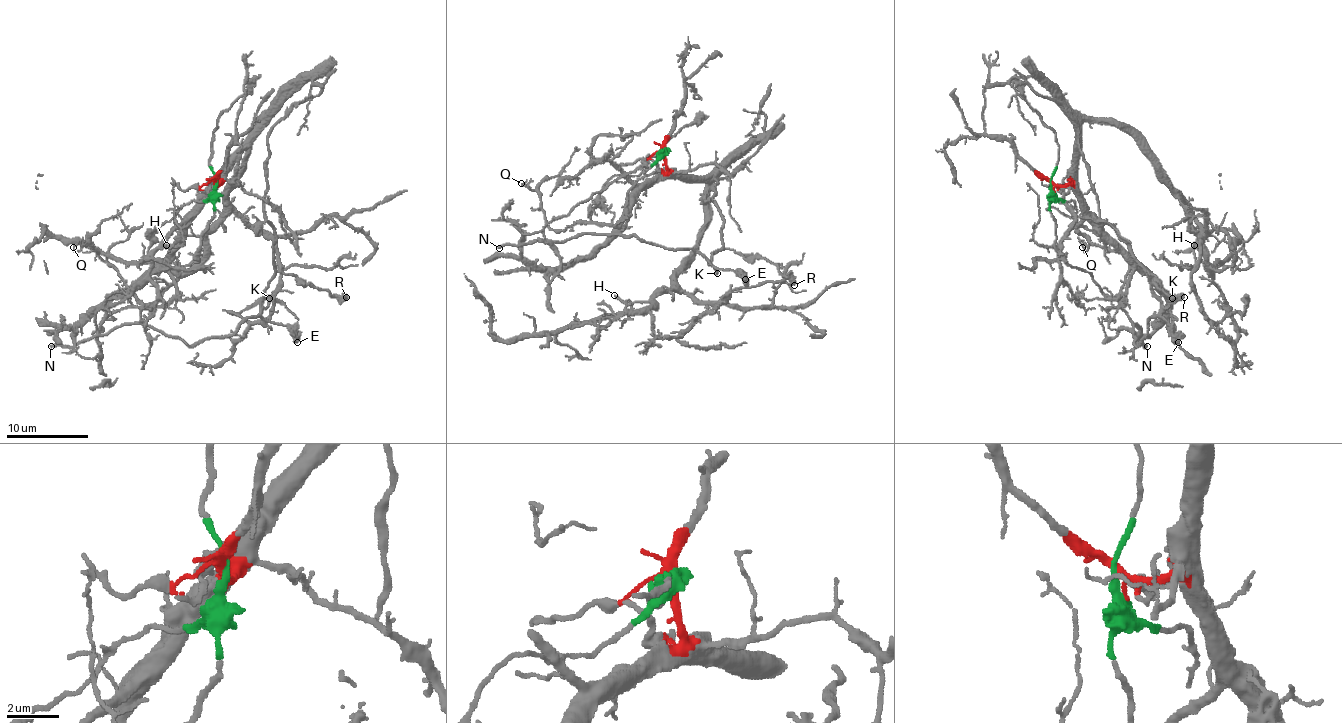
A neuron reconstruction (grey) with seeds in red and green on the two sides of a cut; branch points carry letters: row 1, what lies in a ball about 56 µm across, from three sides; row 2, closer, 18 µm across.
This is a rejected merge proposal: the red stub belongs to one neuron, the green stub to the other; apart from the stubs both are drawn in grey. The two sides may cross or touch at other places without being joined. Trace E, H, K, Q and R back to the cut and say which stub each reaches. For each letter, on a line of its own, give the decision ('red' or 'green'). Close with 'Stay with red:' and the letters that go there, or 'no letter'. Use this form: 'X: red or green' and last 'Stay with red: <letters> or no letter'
E: green
H: red
K: green
Q: red
R: green
Stay with red: H, Q

